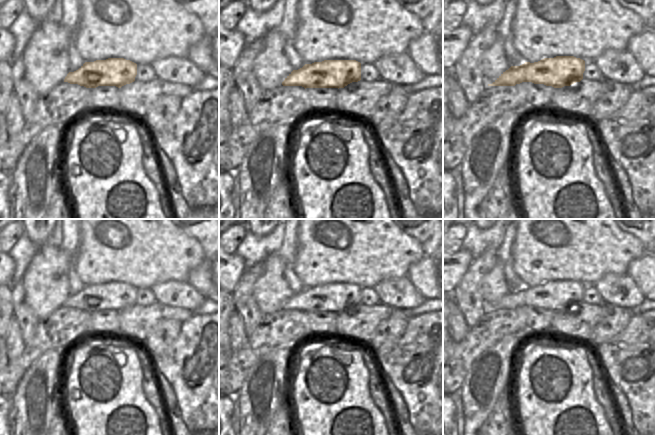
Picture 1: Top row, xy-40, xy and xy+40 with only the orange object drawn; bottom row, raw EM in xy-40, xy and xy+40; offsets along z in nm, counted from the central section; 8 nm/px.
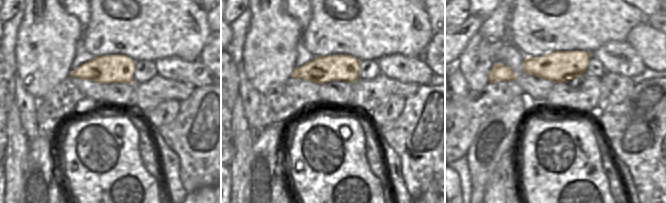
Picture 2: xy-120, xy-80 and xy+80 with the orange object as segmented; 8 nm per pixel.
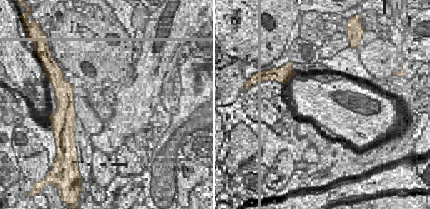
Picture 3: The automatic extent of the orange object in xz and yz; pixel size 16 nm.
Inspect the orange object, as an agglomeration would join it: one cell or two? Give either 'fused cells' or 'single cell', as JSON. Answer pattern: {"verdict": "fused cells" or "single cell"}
{"verdict": "single cell"}

